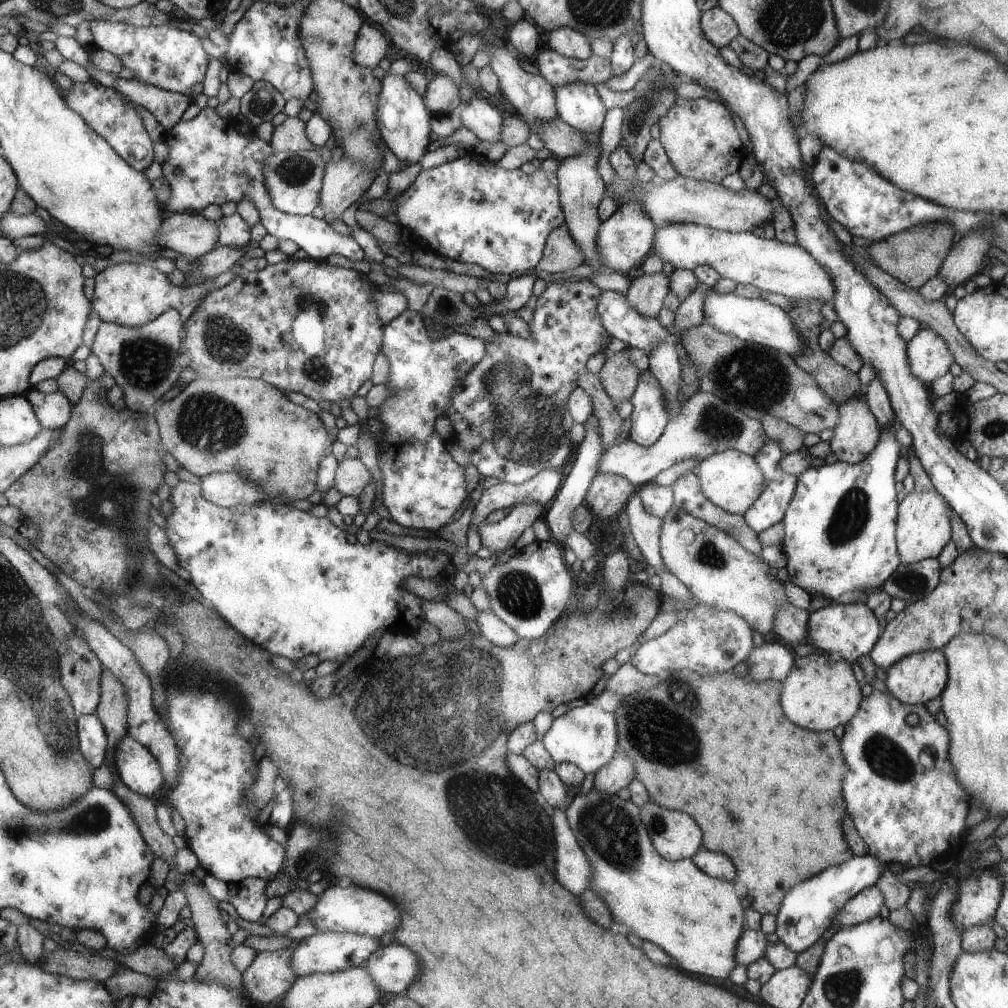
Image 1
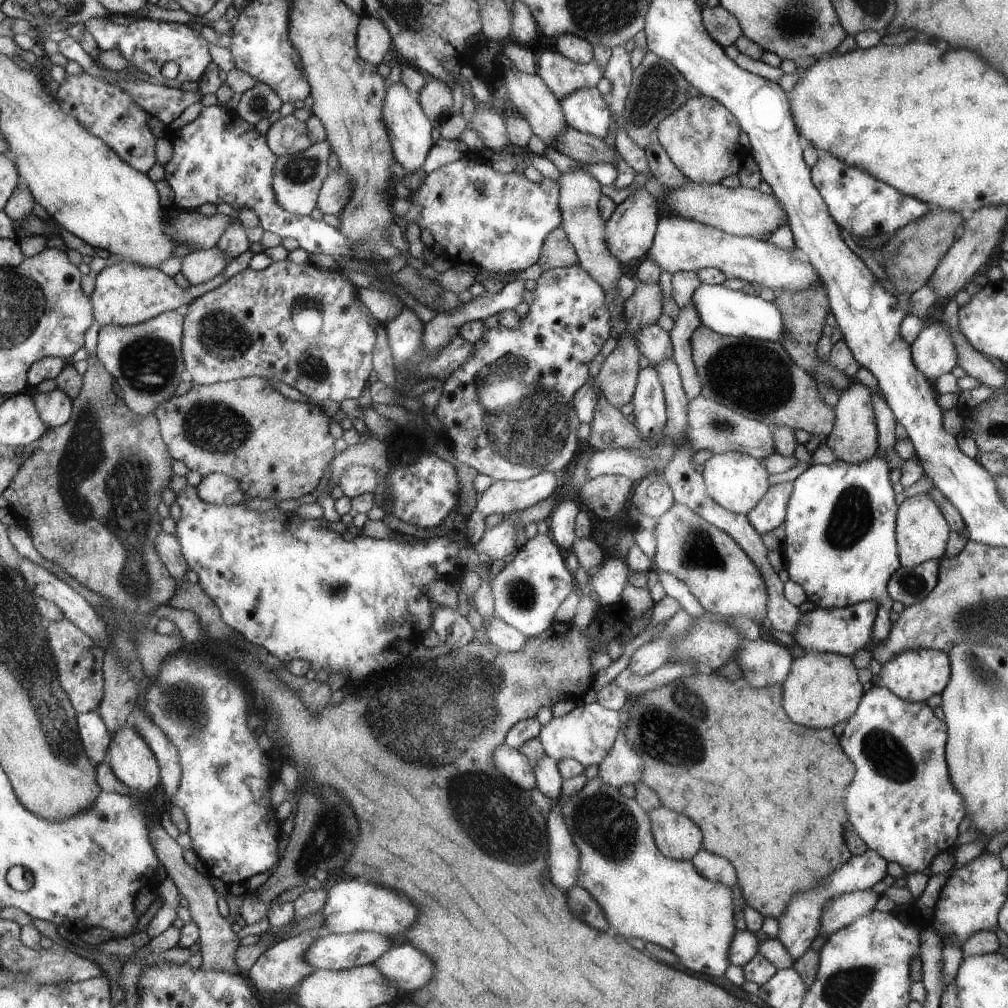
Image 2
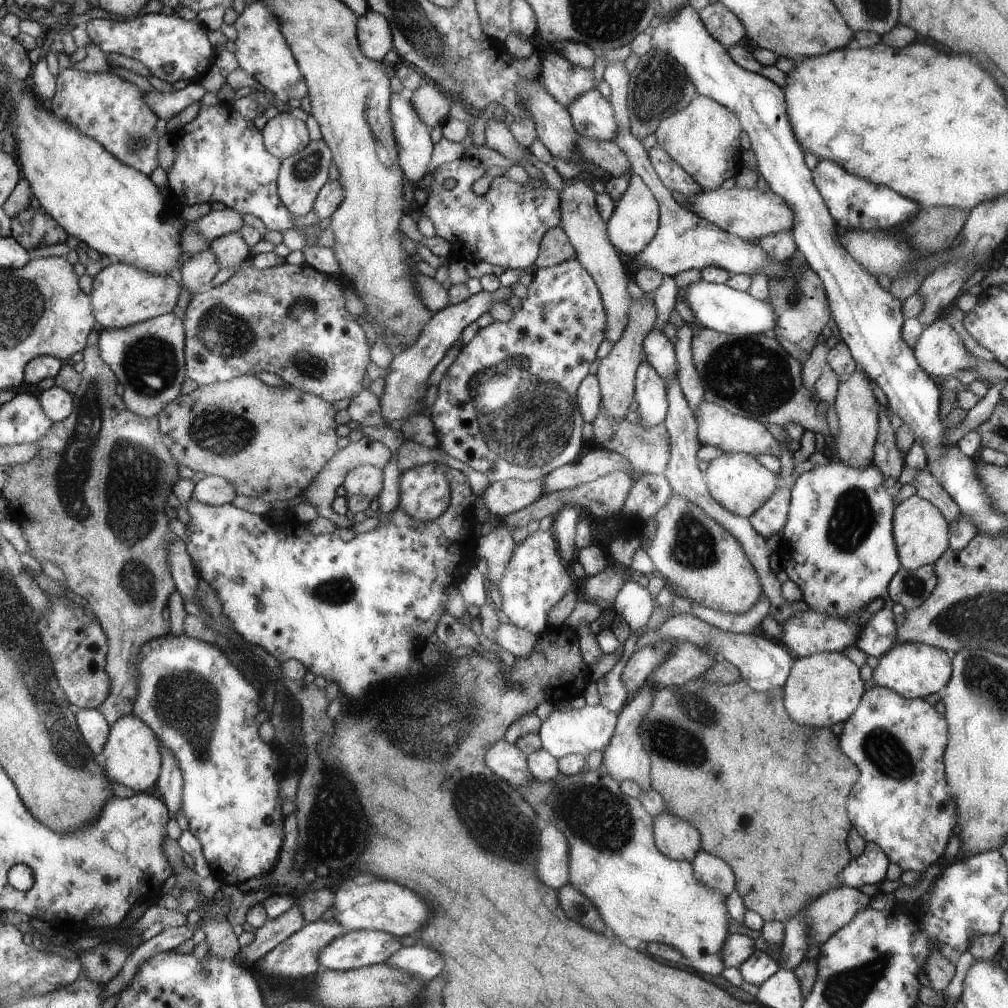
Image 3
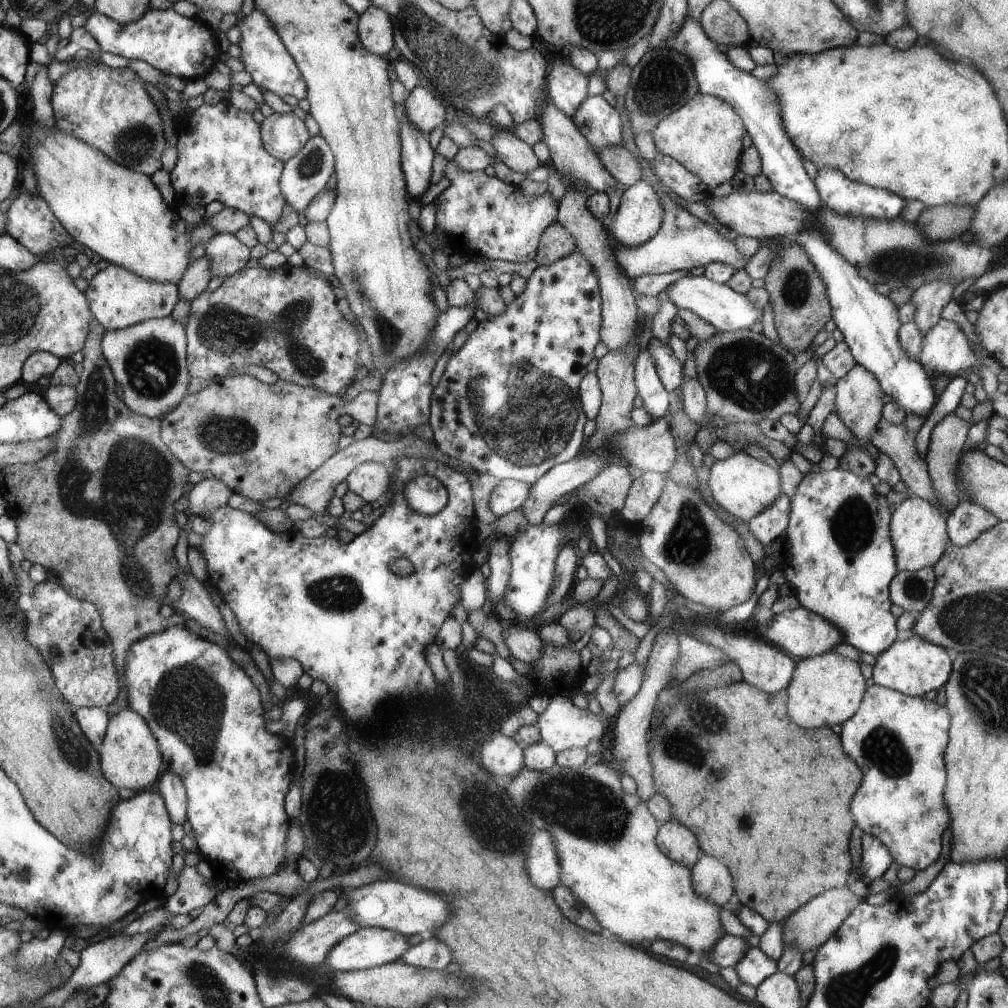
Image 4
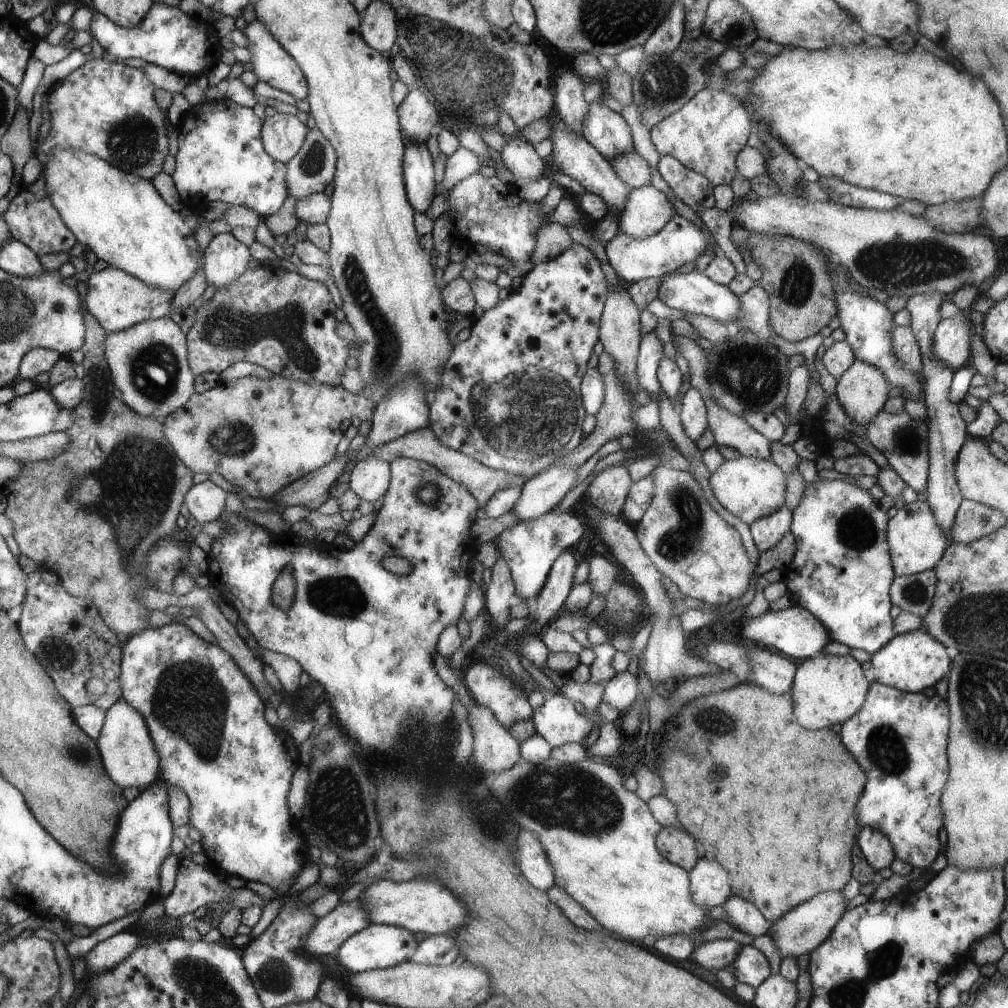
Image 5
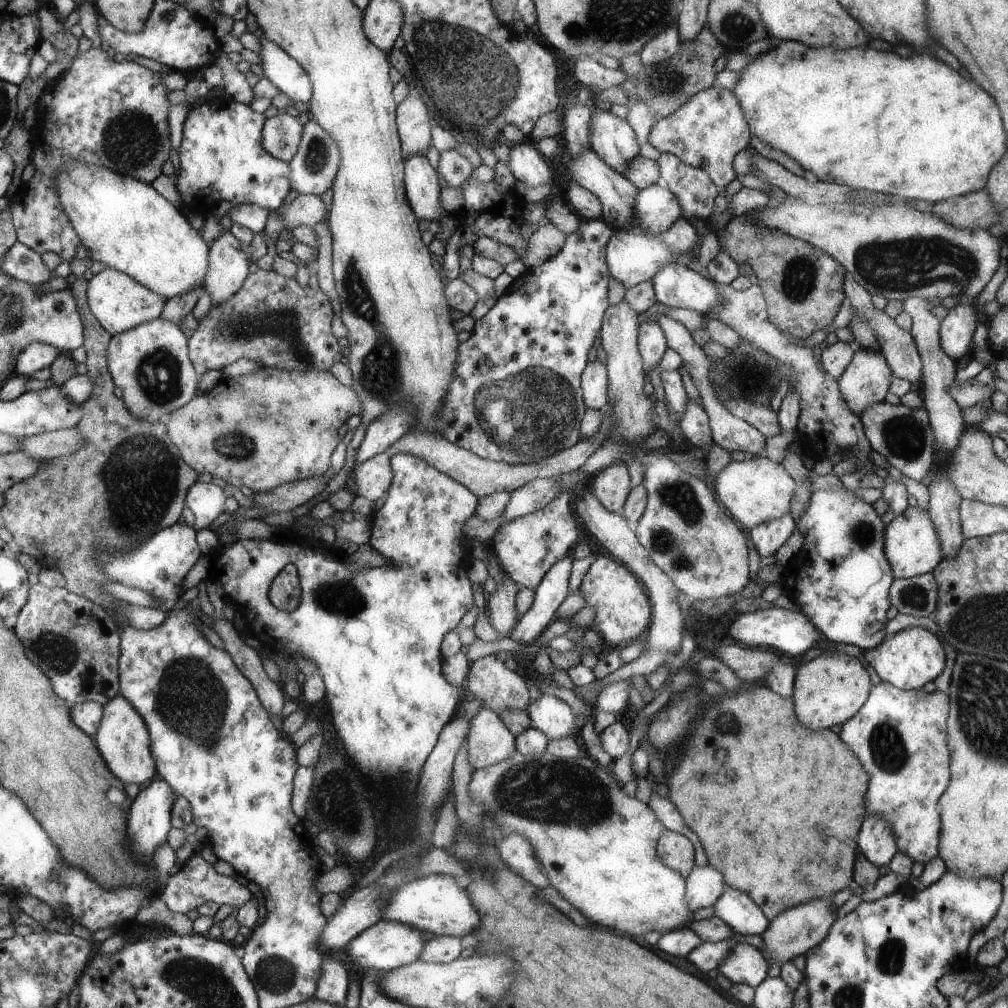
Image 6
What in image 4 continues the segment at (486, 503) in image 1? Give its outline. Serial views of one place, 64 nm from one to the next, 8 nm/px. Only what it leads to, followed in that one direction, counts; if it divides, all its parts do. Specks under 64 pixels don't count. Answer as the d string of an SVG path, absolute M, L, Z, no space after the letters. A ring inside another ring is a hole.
M514 479L500 480L490 494L490 510L496 518L518 510L526 499L530 498L530 490L532 490L532 485Z

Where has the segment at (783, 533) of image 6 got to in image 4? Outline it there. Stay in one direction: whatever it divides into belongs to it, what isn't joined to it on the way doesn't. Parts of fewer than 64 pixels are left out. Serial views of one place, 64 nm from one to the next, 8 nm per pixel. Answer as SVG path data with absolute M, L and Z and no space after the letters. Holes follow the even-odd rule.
M781 494L770 508L766 508L762 514L747 522L748 528L758 542L762 542L764 546L770 545L787 532L787 528L790 526L790 516L791 497Z

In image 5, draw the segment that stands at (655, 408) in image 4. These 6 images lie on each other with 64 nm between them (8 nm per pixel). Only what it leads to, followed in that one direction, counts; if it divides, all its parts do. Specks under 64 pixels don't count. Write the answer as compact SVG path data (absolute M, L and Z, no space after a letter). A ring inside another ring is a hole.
M656 330L645 334L639 344L639 380L640 388L650 394L652 401L664 396L664 391L658 382L657 370L663 355L662 340Z

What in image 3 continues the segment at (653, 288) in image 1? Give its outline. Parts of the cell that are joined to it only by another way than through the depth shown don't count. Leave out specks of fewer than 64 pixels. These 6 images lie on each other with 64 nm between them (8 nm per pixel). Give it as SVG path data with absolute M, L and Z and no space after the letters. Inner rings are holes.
M644 292L642 299L634 298L631 306L629 322L621 340L614 343L614 348L606 358L600 362L596 378L601 390L602 410L612 416L614 420L624 420L629 413L630 404L634 402L635 396L635 377L638 366L645 360L643 352L644 338L654 329L657 318L657 309L653 294Z

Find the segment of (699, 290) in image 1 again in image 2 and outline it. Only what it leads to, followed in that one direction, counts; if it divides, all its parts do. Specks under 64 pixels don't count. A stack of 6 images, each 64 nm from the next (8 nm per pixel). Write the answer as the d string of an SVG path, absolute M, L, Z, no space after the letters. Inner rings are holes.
M695 305L684 306L680 315L676 318L674 328L670 333L673 345L673 358L678 366L684 393L688 400L694 399L701 394L702 386L693 364L691 350L691 337L696 328L702 325Z

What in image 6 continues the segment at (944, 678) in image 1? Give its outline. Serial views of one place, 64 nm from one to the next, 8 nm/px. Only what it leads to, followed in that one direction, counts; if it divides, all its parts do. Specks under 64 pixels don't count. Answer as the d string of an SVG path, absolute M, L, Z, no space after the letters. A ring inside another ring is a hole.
M909 627L894 636L888 636L872 650L864 651L870 669L882 683L895 685L904 690L918 690L932 683L946 668L946 652L941 640L924 627Z

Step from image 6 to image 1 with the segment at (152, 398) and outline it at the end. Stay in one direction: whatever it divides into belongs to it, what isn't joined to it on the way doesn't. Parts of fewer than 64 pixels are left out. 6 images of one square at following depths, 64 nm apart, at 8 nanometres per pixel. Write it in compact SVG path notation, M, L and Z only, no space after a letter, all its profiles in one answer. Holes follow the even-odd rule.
M172 308L142 327L126 327L105 321L100 324L91 352L98 357L104 372L110 374L115 384L124 390L128 409L142 412L154 406L160 396L179 380L182 364L187 362L186 358L182 360L180 354L180 332L182 316Z

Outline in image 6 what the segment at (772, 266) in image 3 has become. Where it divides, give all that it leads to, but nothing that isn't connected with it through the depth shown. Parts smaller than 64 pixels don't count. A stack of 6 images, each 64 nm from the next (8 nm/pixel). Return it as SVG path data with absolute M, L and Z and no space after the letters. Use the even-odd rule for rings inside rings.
M683 216L672 224L672 228L668 228L666 232L661 232L658 236L640 236L635 232L614 230L614 235L607 244L607 259L612 277L622 283L627 291L638 284L650 281L660 268L676 261L676 254L678 256L693 254L692 248L696 248L698 244L700 244L700 238L695 225Z

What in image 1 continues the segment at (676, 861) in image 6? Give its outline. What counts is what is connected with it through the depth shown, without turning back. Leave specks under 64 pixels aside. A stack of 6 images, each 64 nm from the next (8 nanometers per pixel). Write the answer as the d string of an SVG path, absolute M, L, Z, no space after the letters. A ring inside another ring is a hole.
M652 801L638 806L659 856L668 861L691 859L703 845L703 830L687 813L664 809Z

